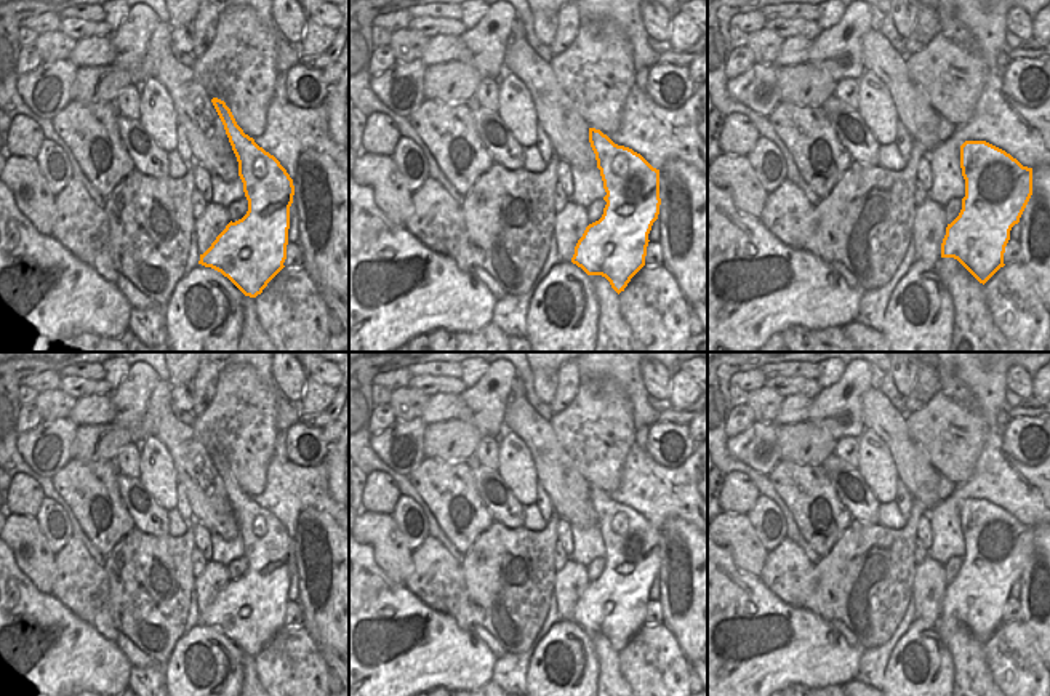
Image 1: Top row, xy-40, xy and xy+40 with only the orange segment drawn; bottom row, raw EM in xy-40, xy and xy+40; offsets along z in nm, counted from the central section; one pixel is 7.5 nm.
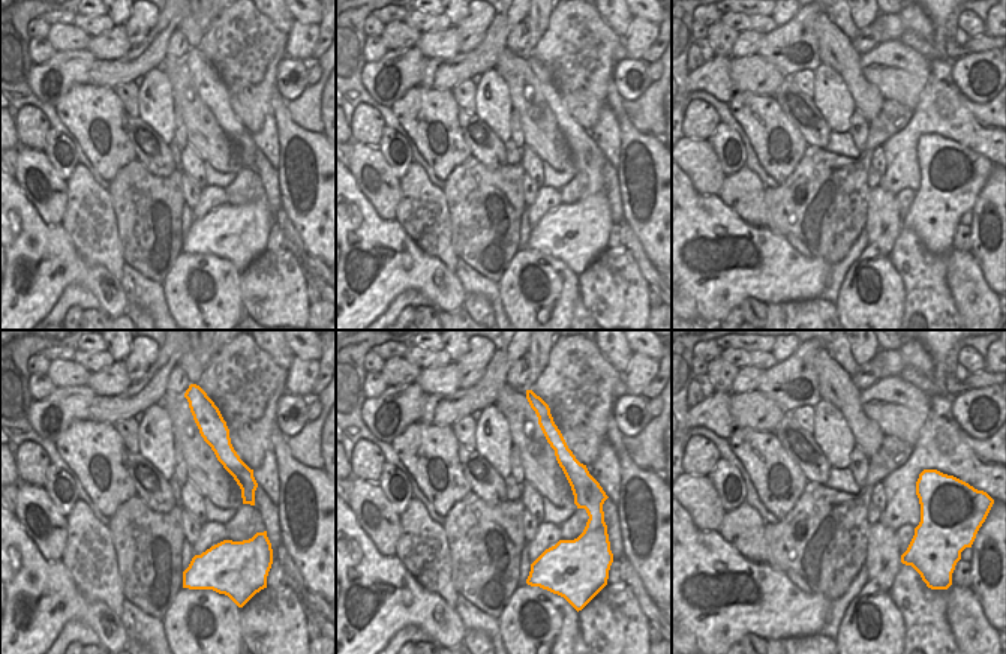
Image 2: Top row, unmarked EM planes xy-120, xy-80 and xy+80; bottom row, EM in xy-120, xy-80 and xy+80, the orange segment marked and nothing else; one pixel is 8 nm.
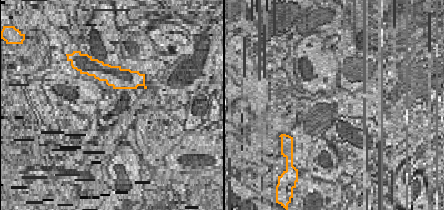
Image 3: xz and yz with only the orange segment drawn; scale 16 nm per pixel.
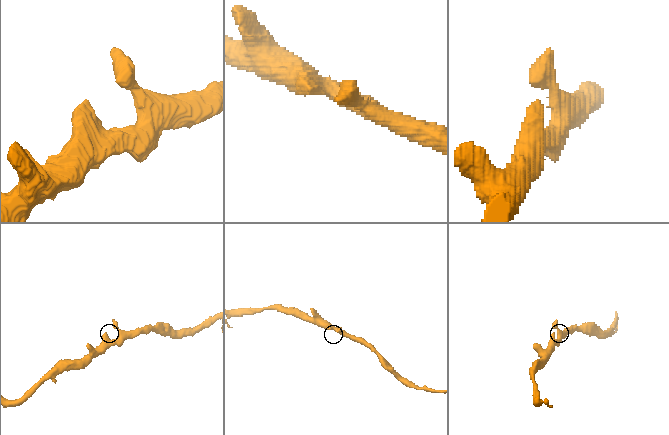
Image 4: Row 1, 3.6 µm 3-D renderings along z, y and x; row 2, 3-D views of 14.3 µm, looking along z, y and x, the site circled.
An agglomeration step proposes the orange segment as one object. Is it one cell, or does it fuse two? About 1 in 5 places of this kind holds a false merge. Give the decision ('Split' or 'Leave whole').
Leave whole

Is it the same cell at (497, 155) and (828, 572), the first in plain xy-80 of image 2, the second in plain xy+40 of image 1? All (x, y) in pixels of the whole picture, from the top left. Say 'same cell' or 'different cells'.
different cells

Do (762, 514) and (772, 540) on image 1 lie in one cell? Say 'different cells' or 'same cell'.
same cell

